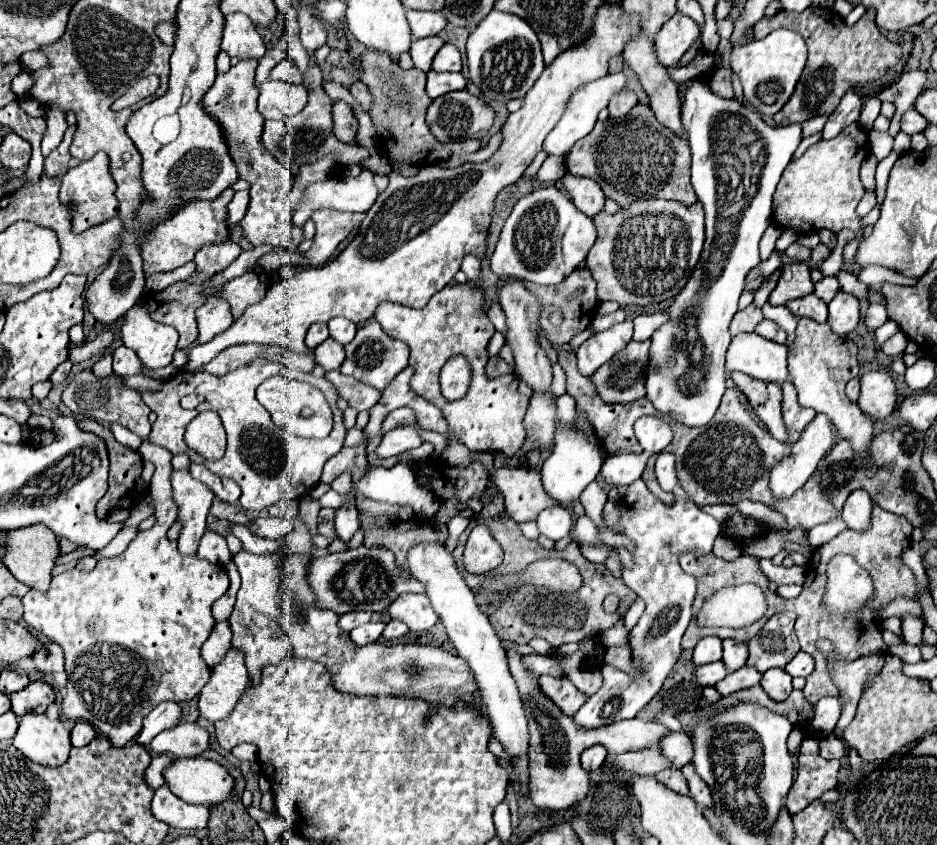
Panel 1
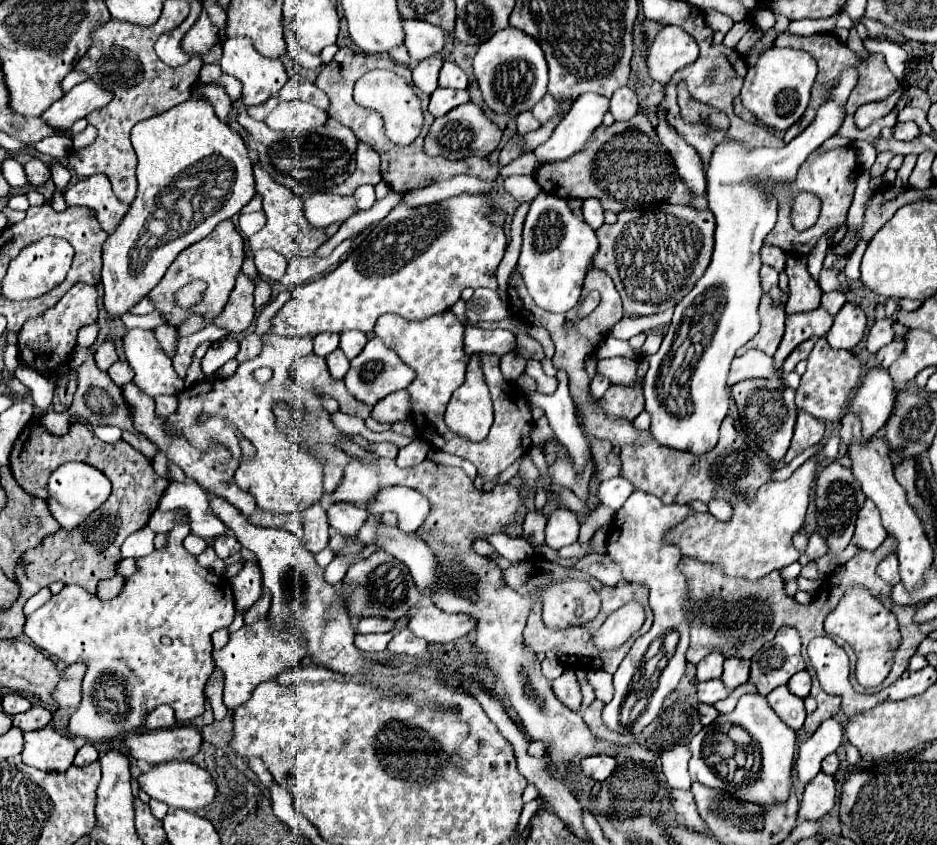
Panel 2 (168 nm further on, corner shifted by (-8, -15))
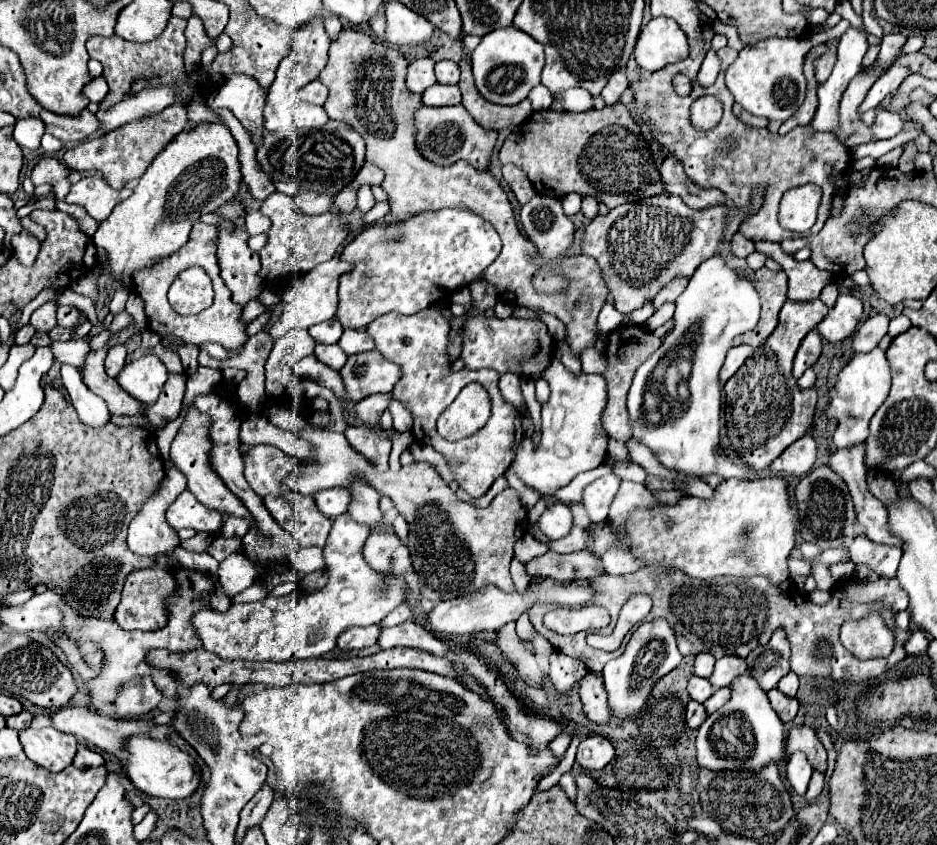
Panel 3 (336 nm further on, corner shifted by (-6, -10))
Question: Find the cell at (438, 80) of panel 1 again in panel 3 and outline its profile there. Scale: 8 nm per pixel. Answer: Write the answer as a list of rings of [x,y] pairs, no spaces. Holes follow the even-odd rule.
[[[433,84],[421,96],[423,96],[423,104],[425,106],[453,106],[453,104],[461,104],[459,86]]]

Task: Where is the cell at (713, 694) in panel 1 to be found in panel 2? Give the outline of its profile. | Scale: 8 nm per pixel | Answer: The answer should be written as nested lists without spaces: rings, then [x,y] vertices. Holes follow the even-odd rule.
[[[699,705],[699,719],[701,719],[703,725],[713,723],[717,717],[719,717],[719,713],[715,711],[713,705]]]

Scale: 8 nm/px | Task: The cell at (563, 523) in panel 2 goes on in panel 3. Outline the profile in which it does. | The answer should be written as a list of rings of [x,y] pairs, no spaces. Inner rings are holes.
[[[557,502],[557,504],[549,506],[549,508],[541,514],[541,518],[539,518],[539,522],[537,522],[537,526],[541,528],[541,532],[543,532],[549,540],[557,540],[557,538],[567,536],[569,530],[571,530],[571,524],[573,524],[571,510],[569,510],[569,506],[563,504],[563,502]]]

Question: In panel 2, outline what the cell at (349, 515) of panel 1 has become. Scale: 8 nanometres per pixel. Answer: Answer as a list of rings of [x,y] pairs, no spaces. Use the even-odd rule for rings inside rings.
[[[331,503],[327,507],[331,527],[343,537],[357,537],[367,519],[367,511],[355,503]]]

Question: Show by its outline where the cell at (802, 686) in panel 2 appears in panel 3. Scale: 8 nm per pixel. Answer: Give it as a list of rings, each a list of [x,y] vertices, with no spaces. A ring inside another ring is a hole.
[[[789,672],[787,676],[783,676],[777,684],[777,690],[783,692],[785,696],[795,696],[797,694],[797,688],[799,688],[799,678],[795,672]]]

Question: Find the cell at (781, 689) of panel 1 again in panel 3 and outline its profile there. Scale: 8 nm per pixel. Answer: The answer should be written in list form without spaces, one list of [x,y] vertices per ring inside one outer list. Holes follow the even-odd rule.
[[[777,688],[769,690],[769,702],[771,702],[771,708],[777,712],[777,716],[783,720],[783,722],[789,722],[795,718],[797,710],[799,710],[799,702],[797,698],[789,698],[785,694],[781,694]]]

